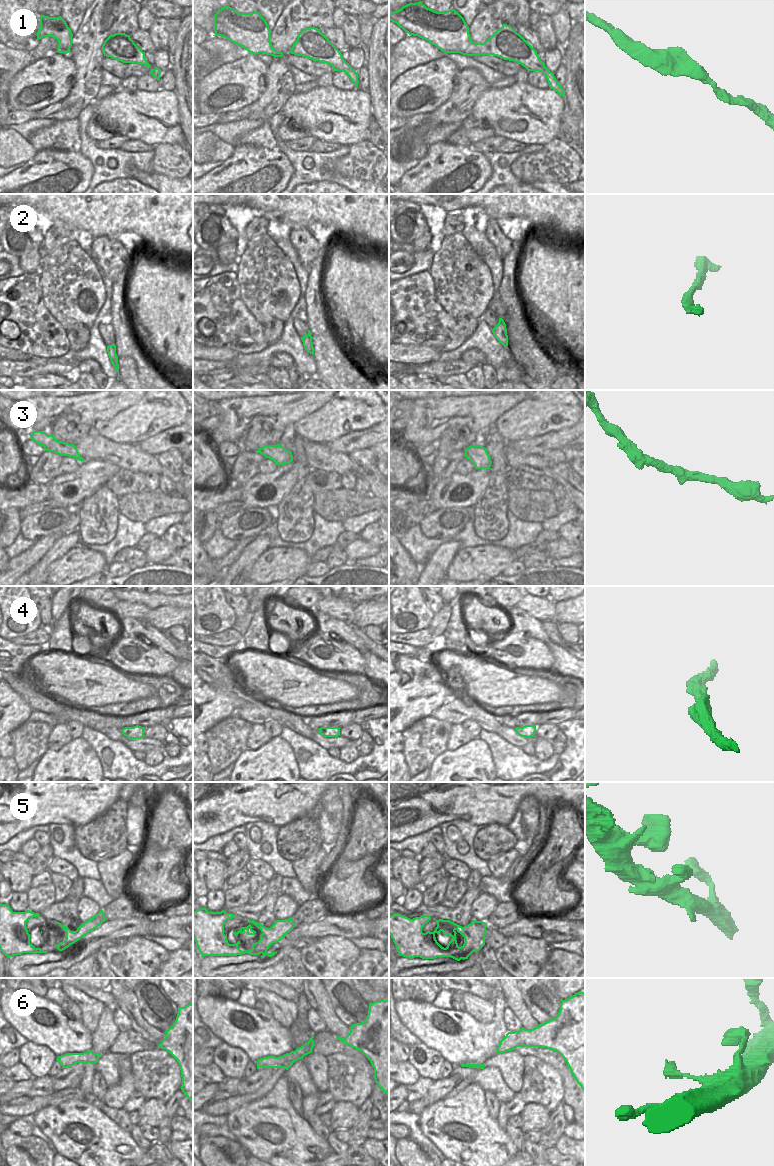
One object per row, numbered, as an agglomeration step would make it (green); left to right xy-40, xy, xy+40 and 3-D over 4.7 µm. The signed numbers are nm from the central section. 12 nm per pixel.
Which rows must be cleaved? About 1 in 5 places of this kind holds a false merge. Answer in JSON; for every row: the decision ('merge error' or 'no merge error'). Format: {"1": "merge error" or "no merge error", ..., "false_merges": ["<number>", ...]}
{"1": "no merge error", "2": "no merge error", "3": "no merge error", "4": "no merge error", "5": "no merge error", "6": "no merge error", "false_merges": []}

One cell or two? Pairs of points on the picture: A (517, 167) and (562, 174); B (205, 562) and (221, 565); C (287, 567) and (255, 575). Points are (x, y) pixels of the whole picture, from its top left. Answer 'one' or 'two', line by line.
A: one
B: two
C: one

